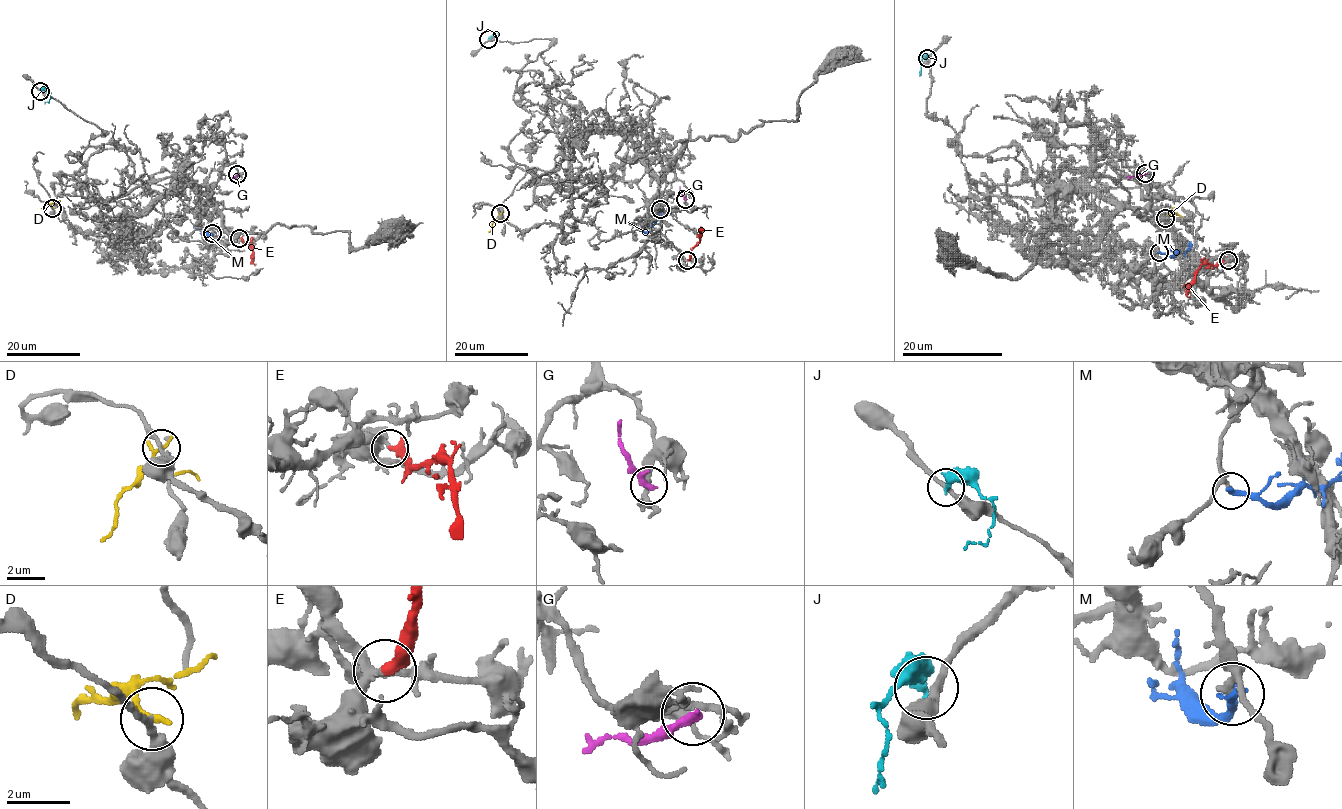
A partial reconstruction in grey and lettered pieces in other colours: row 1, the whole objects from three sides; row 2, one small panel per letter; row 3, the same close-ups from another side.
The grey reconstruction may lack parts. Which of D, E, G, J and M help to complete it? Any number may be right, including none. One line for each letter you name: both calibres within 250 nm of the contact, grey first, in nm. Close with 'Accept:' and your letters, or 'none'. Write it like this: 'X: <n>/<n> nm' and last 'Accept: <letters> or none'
E: 280/420 nm
Accept: E

